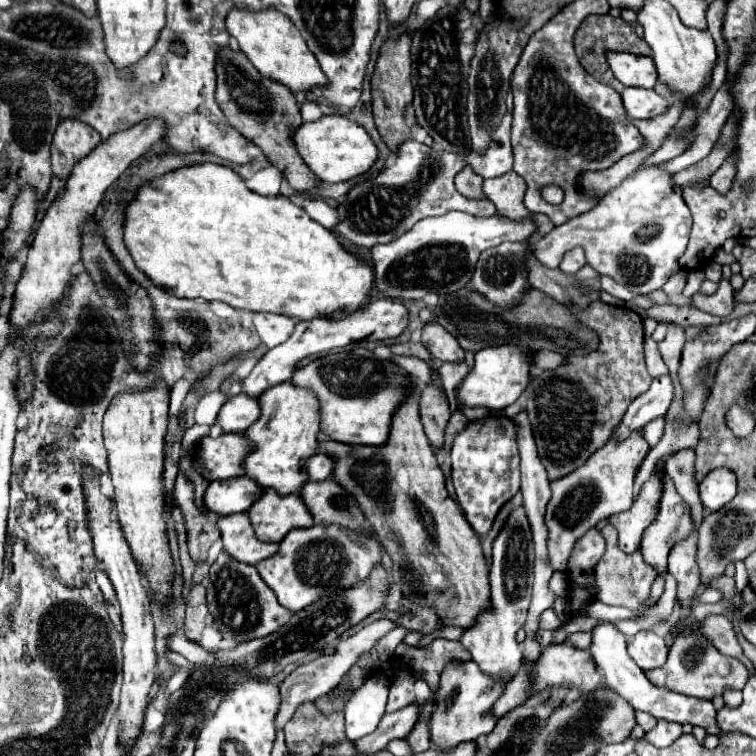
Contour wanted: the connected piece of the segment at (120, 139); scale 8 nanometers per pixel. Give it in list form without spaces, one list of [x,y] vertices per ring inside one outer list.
[[[139,123],[137,127],[131,127],[129,131],[117,133],[113,139],[107,139],[89,155],[89,159],[83,159],[77,163],[77,171],[73,171],[73,179],[69,179],[69,187],[65,187],[63,195],[57,197],[57,201],[47,209],[45,219],[41,221],[35,241],[29,247],[27,263],[21,281],[17,283],[15,301],[13,301],[13,315],[11,323],[15,327],[25,327],[25,323],[33,323],[33,319],[41,319],[41,315],[57,301],[73,277],[71,267],[81,261],[81,223],[95,213],[103,193],[107,187],[141,155],[145,155],[155,143],[161,141],[161,135],[165,135],[165,127],[161,123]]]

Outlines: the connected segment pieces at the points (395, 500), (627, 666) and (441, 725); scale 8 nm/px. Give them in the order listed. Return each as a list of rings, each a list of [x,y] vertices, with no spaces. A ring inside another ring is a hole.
[[[419,389],[409,393],[409,399],[393,415],[391,437],[385,447],[365,445],[343,445],[337,441],[321,441],[319,451],[333,455],[335,473],[333,477],[349,489],[361,503],[369,527],[373,527],[381,547],[391,559],[391,583],[413,603],[421,607],[433,607],[443,625],[469,629],[477,623],[481,611],[491,607],[489,587],[489,565],[485,561],[477,533],[469,527],[461,507],[445,489],[445,475],[437,463],[435,451],[427,441],[419,419]]]
[[[603,623],[599,627],[593,629],[593,645],[591,645],[591,655],[597,663],[597,667],[601,669],[601,673],[605,675],[605,685],[613,687],[613,691],[617,691],[625,701],[631,703],[633,709],[637,711],[645,711],[649,715],[653,715],[655,719],[665,719],[671,723],[689,723],[693,727],[703,727],[707,731],[707,735],[717,735],[721,737],[721,729],[717,725],[717,711],[713,707],[713,703],[705,701],[705,699],[693,699],[681,693],[673,693],[669,689],[659,689],[655,687],[645,673],[633,663],[633,659],[627,653],[627,645],[625,645],[625,637],[621,631],[617,631],[611,623]]]
[[[467,661],[463,665],[447,665],[441,673],[441,683],[437,689],[435,707],[431,713],[431,743],[437,751],[449,751],[455,749],[459,743],[475,741],[479,735],[487,735],[497,725],[497,717],[493,715],[493,703],[501,697],[505,687],[501,683],[489,683],[485,675],[481,675],[479,667],[473,665],[473,661]]]

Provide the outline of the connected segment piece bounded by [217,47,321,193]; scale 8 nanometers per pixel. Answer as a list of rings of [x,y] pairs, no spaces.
[[[227,47],[217,57],[217,103],[229,119],[229,125],[235,127],[247,141],[255,143],[297,193],[309,193],[319,187],[321,181],[305,165],[293,141],[297,127],[303,123],[297,99],[279,83],[269,83],[269,79],[261,77],[245,53],[235,53]]]

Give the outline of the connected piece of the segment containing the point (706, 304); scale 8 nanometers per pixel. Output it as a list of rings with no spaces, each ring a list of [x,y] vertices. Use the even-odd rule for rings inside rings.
[[[721,279],[719,281],[719,289],[715,295],[693,295],[693,303],[697,309],[705,311],[705,313],[711,313],[711,315],[717,315],[717,317],[727,317],[731,315],[731,311],[735,309],[735,295],[733,295],[733,289],[731,289],[730,281]]]

